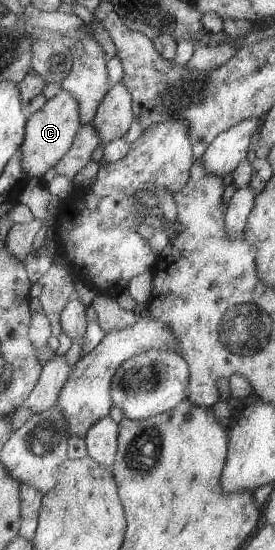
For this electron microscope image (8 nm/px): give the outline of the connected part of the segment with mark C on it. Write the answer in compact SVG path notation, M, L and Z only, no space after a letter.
M63 90L49 99L39 111L30 114L24 143L20 147L22 166L30 178L42 179L51 167L54 168L65 157L83 127L81 118L78 99Z

